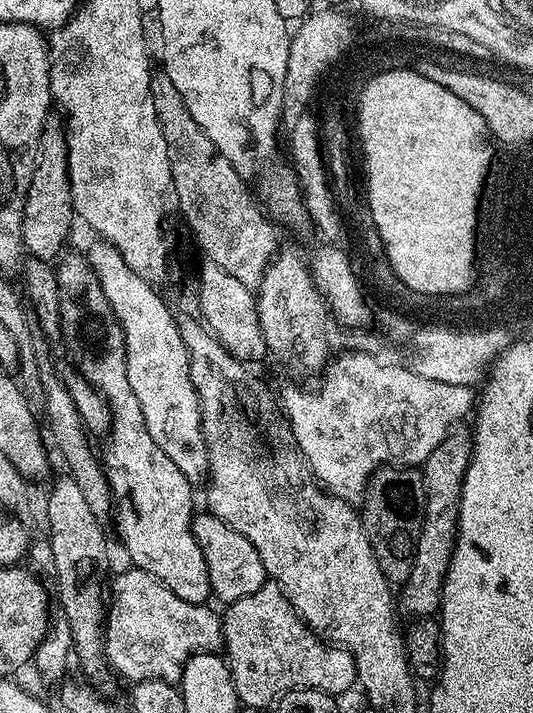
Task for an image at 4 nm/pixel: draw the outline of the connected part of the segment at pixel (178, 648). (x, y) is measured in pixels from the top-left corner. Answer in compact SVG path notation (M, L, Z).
M128 566L125 572L120 572L116 577L113 575L110 580L110 599L106 604L106 619L104 622L104 659L109 669L113 668L120 676L125 676L128 682L137 680L164 680L168 684L176 684L180 676L184 673L186 662L191 656L198 655L199 652L216 652L224 642L224 625L222 616L219 611L208 608L207 603L191 604L190 602L182 602L182 598L178 598L178 594L174 594L174 590L170 590L158 578L154 578L146 570L135 566Z

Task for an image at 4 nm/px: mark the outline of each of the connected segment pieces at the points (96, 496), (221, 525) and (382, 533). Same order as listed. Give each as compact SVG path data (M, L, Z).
M44 350L37 351L36 365L44 391L42 407L44 407L44 414L48 418L48 428L52 431L52 440L56 443L56 448L60 451L65 466L68 467L65 468L67 475L71 476L74 482L78 482L78 487L82 489L82 495L85 496L91 513L96 515L101 522L107 521L107 516L109 519L114 512L112 491L108 485L108 476L104 473L103 465L98 459L97 449L96 452L92 449L88 442L89 433L80 423L78 406L74 406L74 398L70 398L70 390L66 390L66 386L60 380L58 368L52 365L51 358L44 353Z
M207 510L197 511L192 517L192 533L198 542L198 550L202 550L202 558L206 558L206 570L210 574L212 596L227 606L238 602L238 598L246 598L246 594L254 594L269 579L268 571L262 566L262 558L258 558L258 550L238 530L226 526L222 518Z
M404 466L399 470L381 470L368 480L358 504L360 520L364 523L374 558L382 566L382 574L393 586L402 586L414 570L414 554L424 525L426 486L419 467Z

